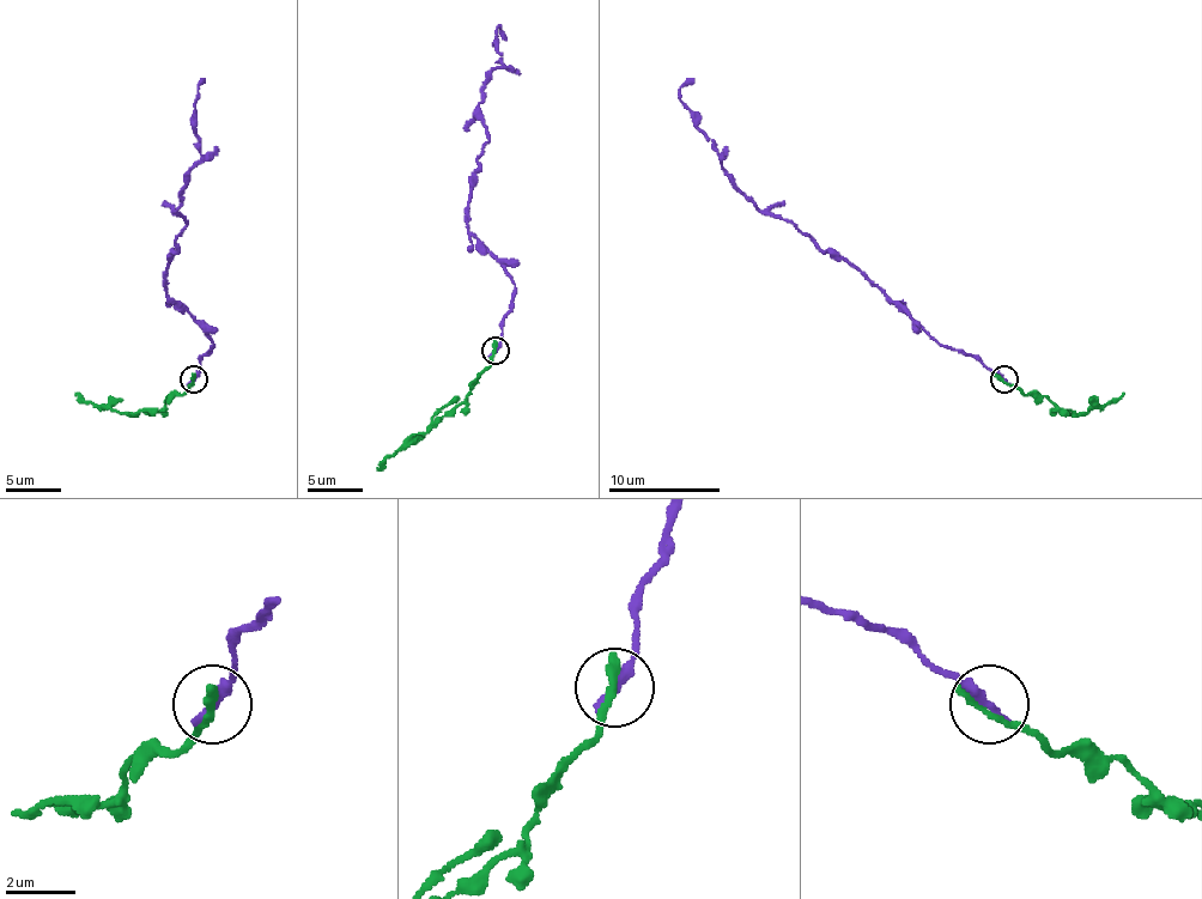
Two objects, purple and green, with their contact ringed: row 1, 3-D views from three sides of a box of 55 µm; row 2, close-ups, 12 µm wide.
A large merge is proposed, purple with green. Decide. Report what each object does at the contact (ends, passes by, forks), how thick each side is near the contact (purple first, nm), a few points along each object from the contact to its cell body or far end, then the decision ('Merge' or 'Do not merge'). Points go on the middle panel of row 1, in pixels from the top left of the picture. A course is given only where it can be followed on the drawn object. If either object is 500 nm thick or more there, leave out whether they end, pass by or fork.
At the ring purple ends. At the ring green ends. Thickness 320 nm (purple) against 320 nm. Course of purple: (496, 350), (515, 285), (468, 230), (468, 194), (487, 135), (481, 93), (502, 66), (498, 26), (507, 41). Course of green: (496, 350), (462, 402), (395, 450), (376, 469). Merge

